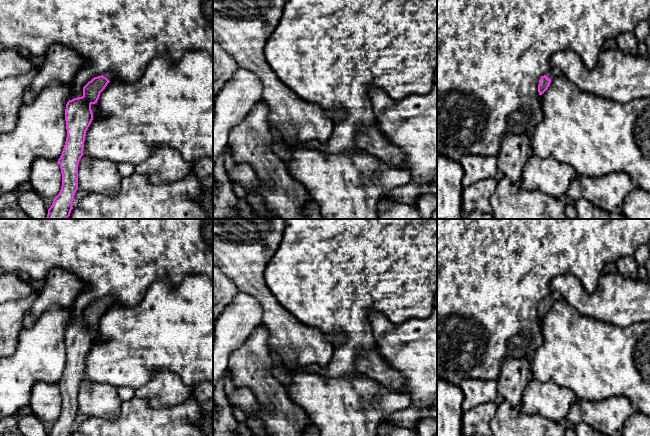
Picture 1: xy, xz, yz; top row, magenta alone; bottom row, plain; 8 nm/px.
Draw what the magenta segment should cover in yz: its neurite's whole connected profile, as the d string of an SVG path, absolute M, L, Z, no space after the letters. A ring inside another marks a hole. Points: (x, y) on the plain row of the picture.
M551 291L548 297L541 301L538 309L539 319L542 319L550 310L551 304L555 301L562 299L562 296L558 292Z

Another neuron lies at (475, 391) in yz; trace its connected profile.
M465 379L459 387L463 393L462 410L466 412L477 405L494 402L498 393L496 380Z

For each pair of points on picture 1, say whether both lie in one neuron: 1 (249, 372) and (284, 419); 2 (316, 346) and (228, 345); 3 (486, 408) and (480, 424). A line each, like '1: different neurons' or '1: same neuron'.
1: same neuron
2: different neurons
3: same neuron

